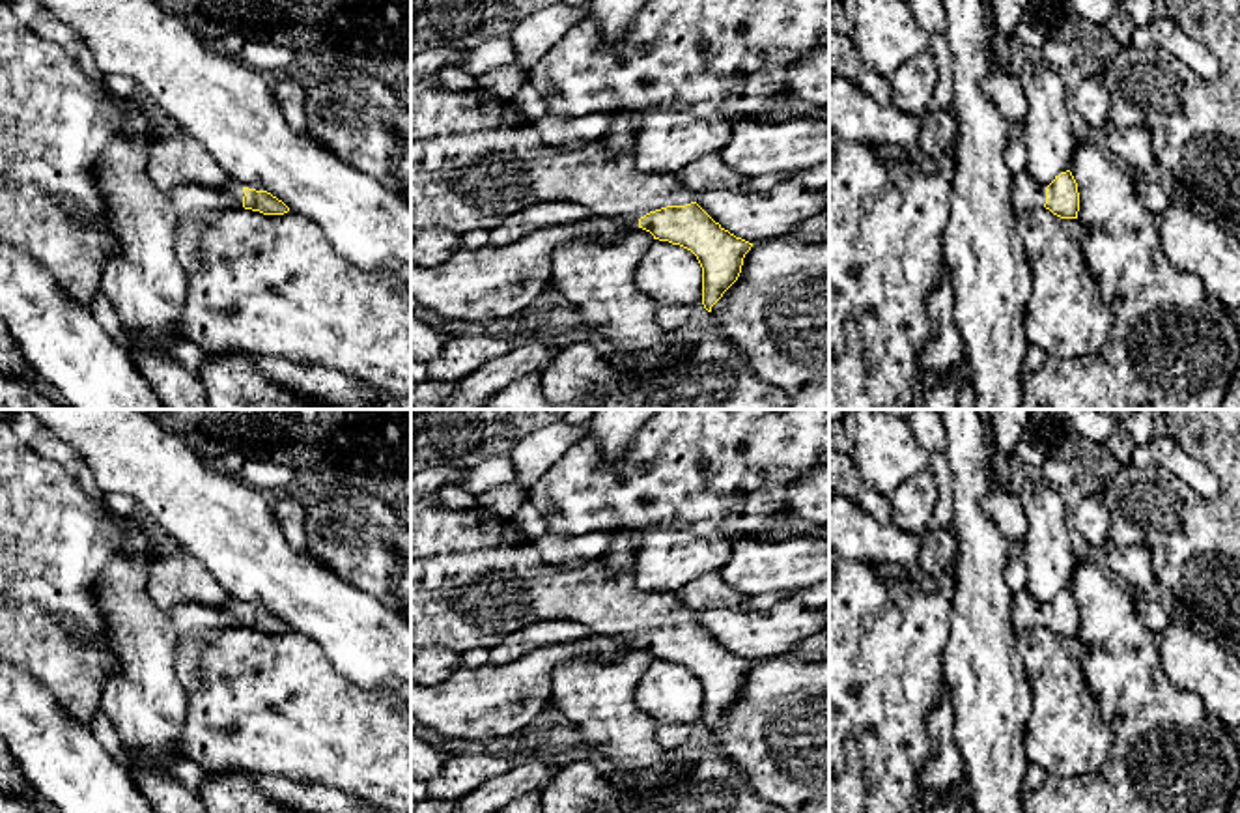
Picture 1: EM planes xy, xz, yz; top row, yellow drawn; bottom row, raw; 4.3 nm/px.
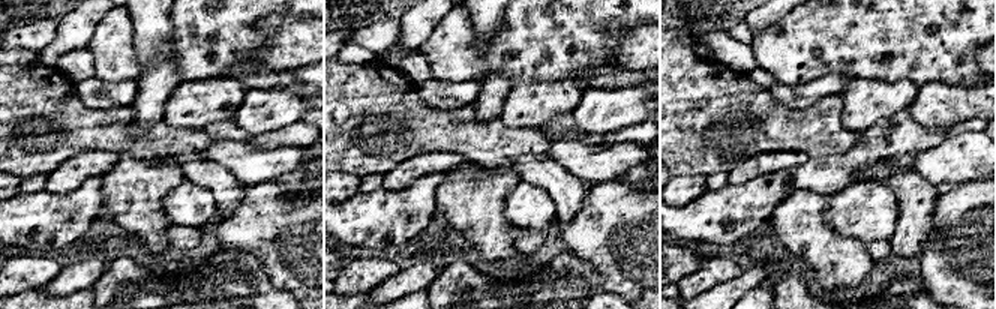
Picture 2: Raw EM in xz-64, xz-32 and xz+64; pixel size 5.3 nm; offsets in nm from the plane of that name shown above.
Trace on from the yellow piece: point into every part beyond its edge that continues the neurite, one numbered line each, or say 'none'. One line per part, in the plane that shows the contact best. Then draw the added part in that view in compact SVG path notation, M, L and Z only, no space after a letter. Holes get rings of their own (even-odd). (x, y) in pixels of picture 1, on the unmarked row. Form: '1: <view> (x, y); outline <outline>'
1: xz (475, 578); outline M411 497L411 645L416 650L491 650L508 634L553 619L586 624L596 635L639 639L667 624L691 622L695 611L676 594L641 591L631 570L611 574L601 561L583 568L545 563L514 521L495 518L484 505L452 510L431 497Z

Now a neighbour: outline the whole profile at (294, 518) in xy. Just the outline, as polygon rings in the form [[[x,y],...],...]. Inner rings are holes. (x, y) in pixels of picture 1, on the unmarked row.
[[[284,495],[275,499],[275,514],[286,540],[295,549],[306,551],[310,536],[310,510],[291,495]]]

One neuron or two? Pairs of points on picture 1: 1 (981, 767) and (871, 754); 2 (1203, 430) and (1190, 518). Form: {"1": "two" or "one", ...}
{"1": "two", "2": "one"}

